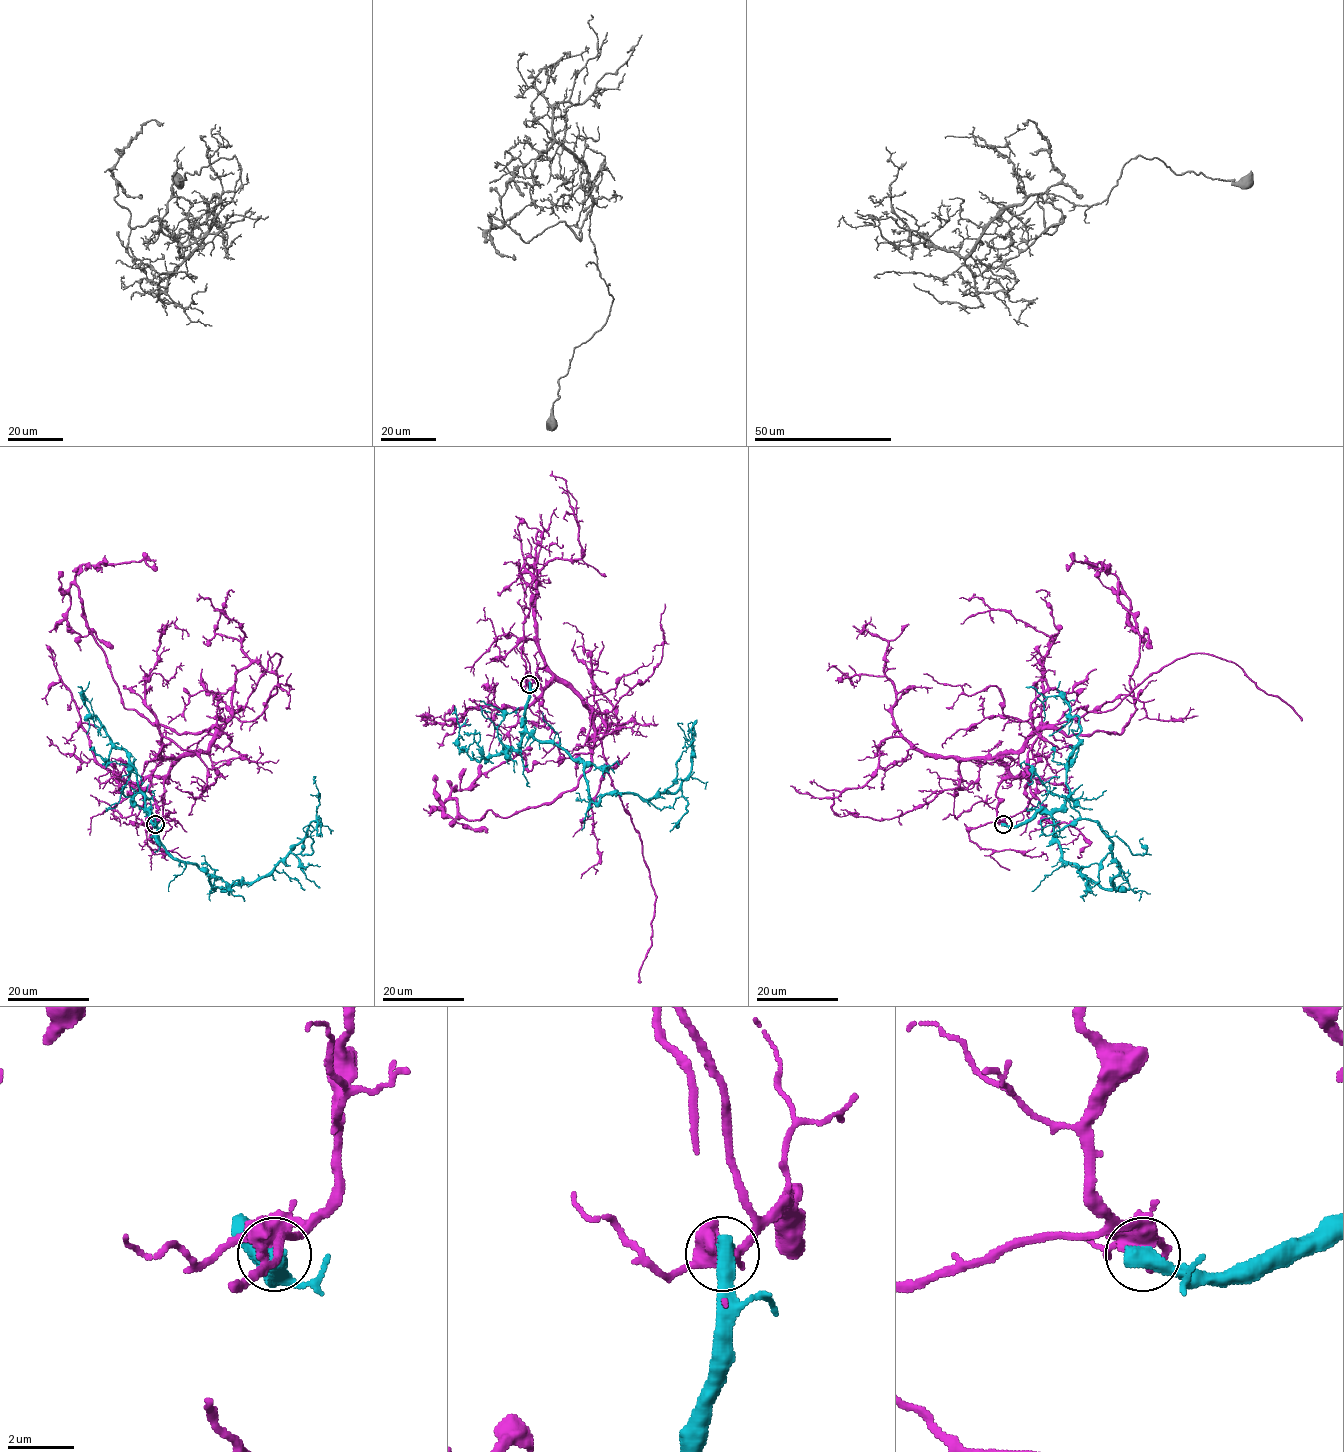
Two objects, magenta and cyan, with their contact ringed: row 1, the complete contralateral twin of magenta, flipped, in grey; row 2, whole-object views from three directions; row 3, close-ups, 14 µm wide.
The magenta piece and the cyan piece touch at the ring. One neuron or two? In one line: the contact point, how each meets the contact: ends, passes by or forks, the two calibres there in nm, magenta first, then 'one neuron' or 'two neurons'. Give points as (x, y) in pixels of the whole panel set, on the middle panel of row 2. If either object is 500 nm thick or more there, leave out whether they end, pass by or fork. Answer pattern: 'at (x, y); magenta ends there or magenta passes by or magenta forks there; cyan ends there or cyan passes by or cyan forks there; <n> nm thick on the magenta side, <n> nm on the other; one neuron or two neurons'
at (529, 684); 440 nm thick on the magenta side, 600 nm on the other; two neurons

